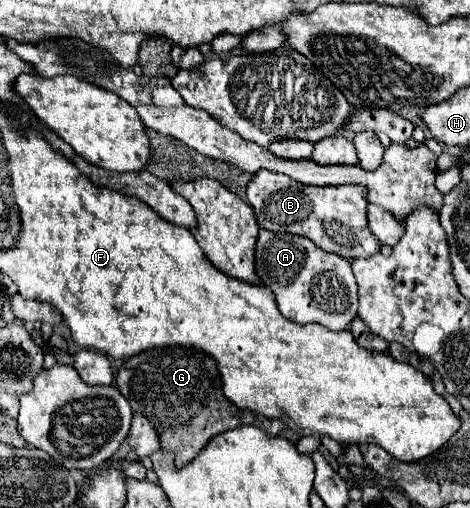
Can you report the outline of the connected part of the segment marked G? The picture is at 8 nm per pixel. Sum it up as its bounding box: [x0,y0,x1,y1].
[115,347,287,469]

